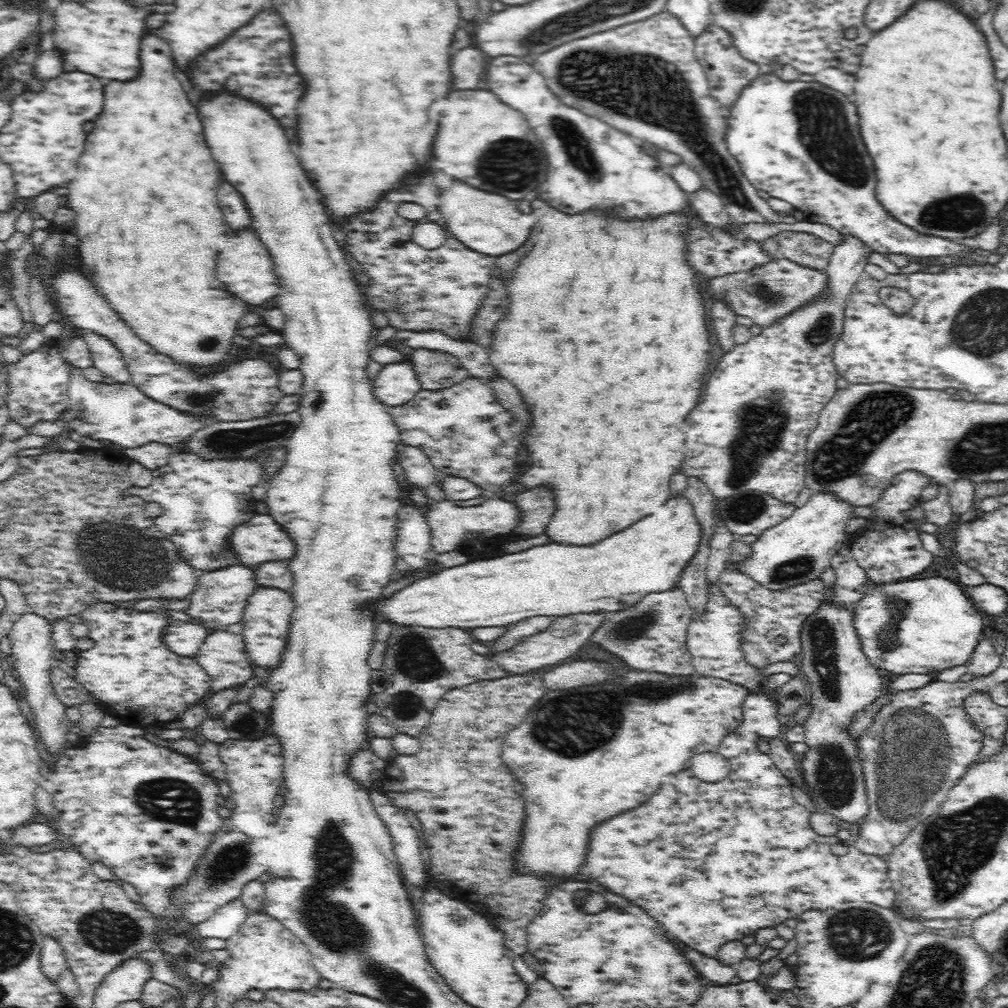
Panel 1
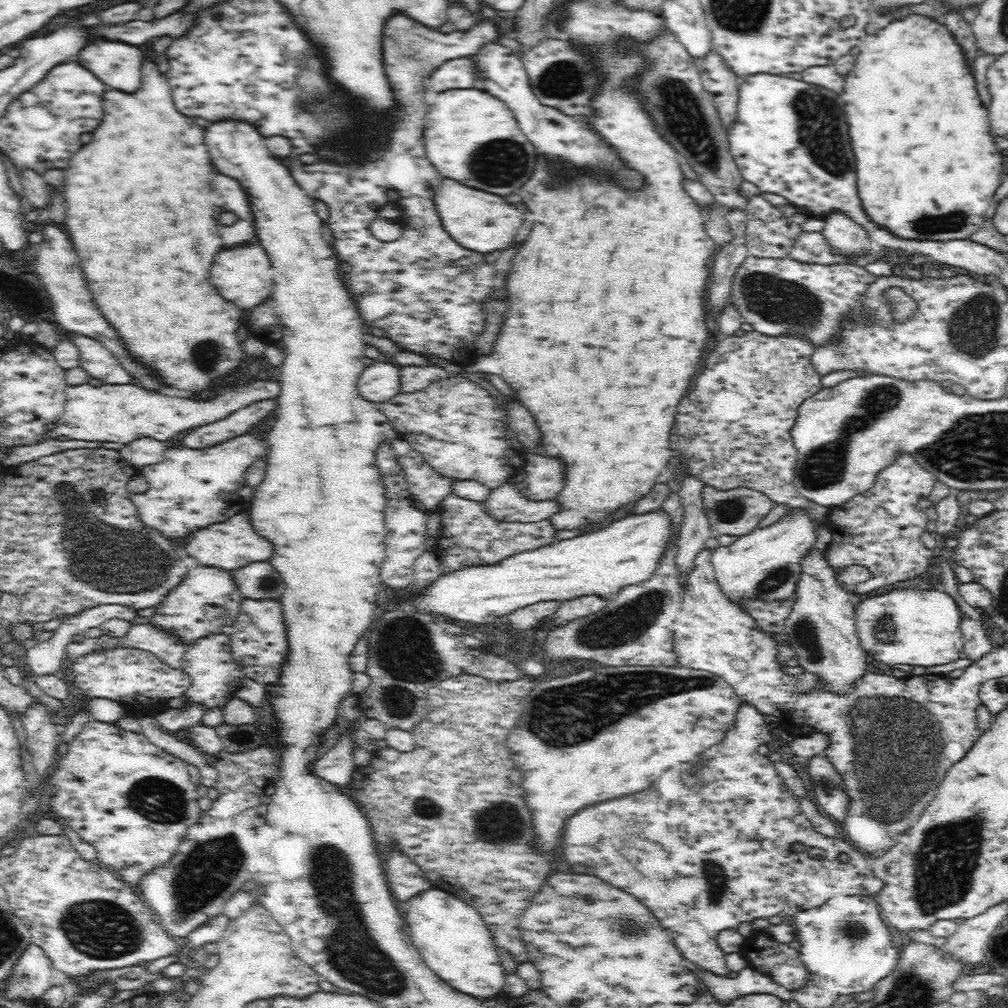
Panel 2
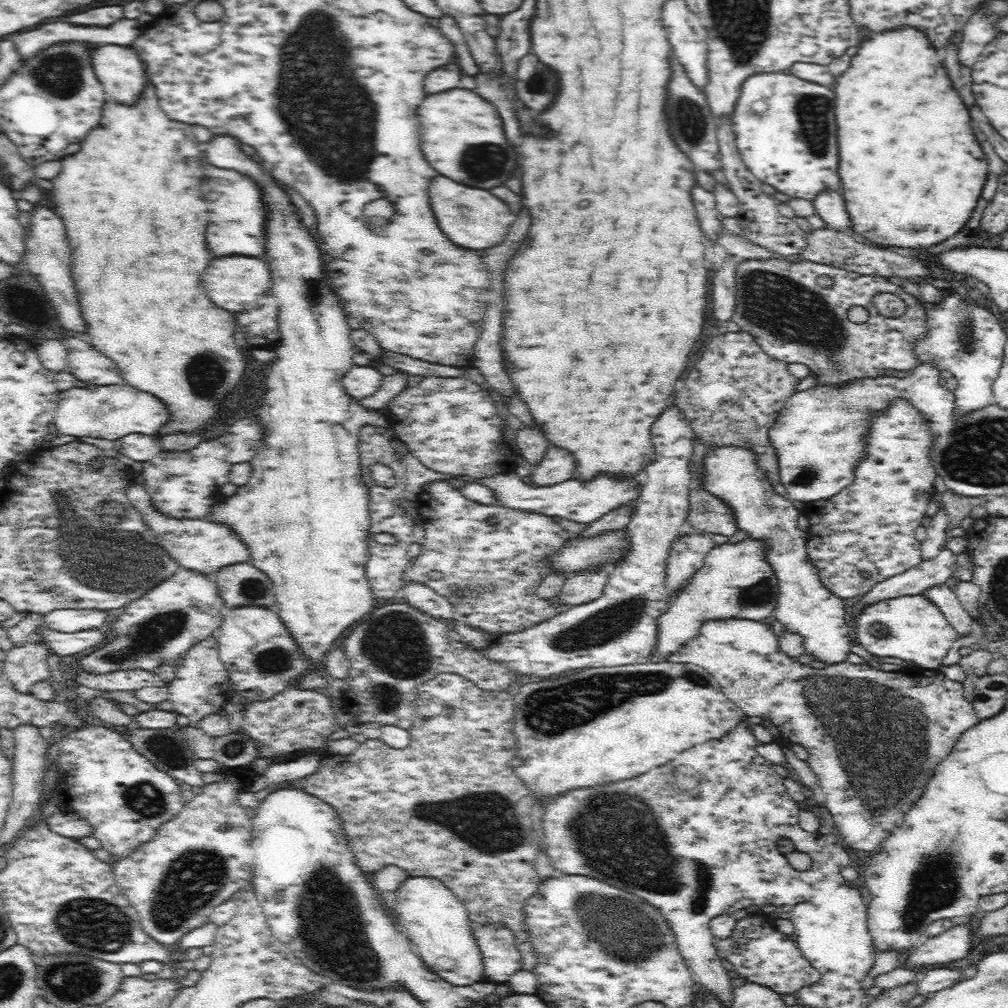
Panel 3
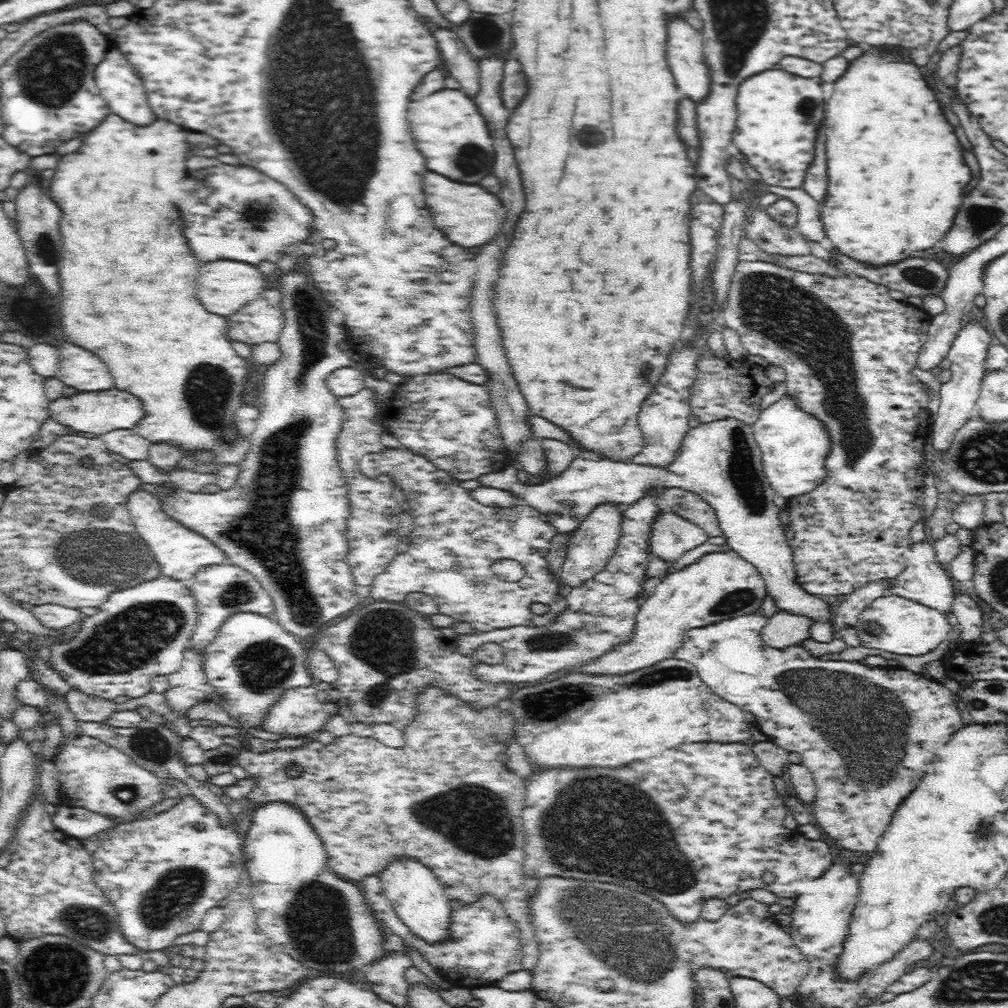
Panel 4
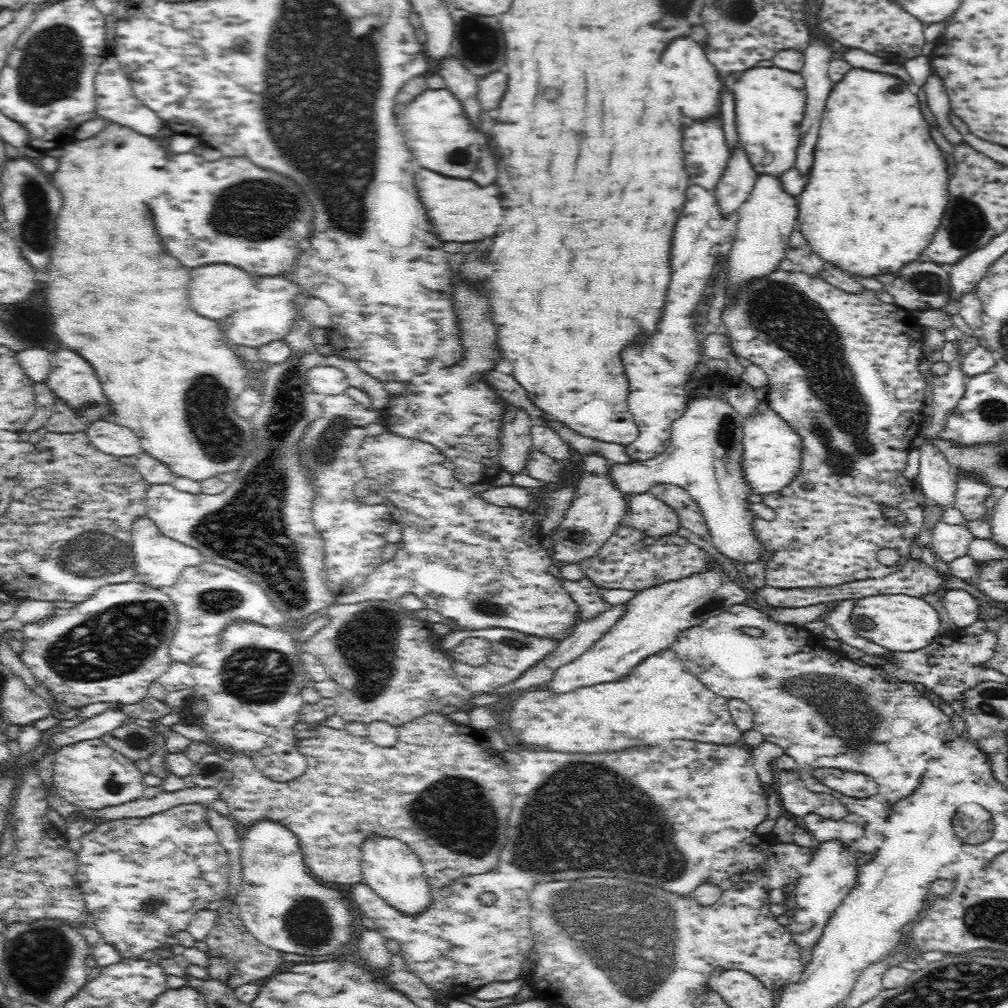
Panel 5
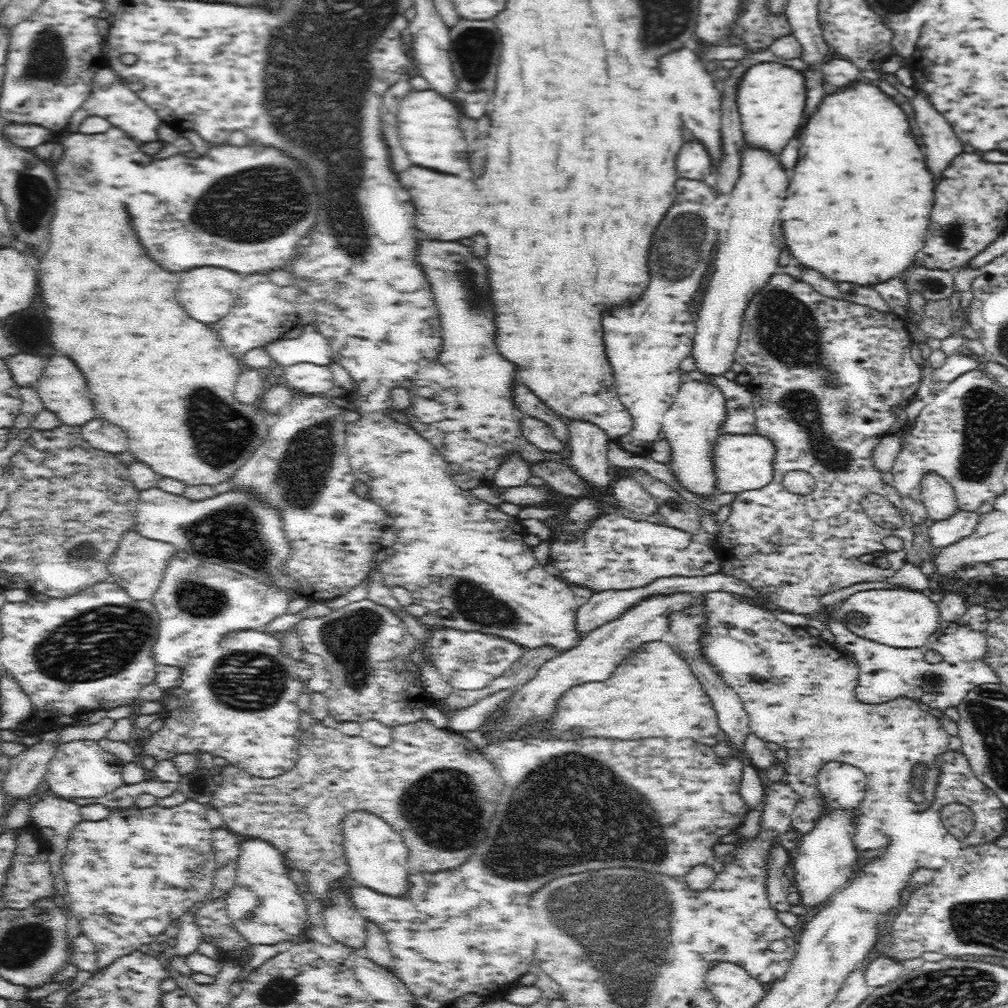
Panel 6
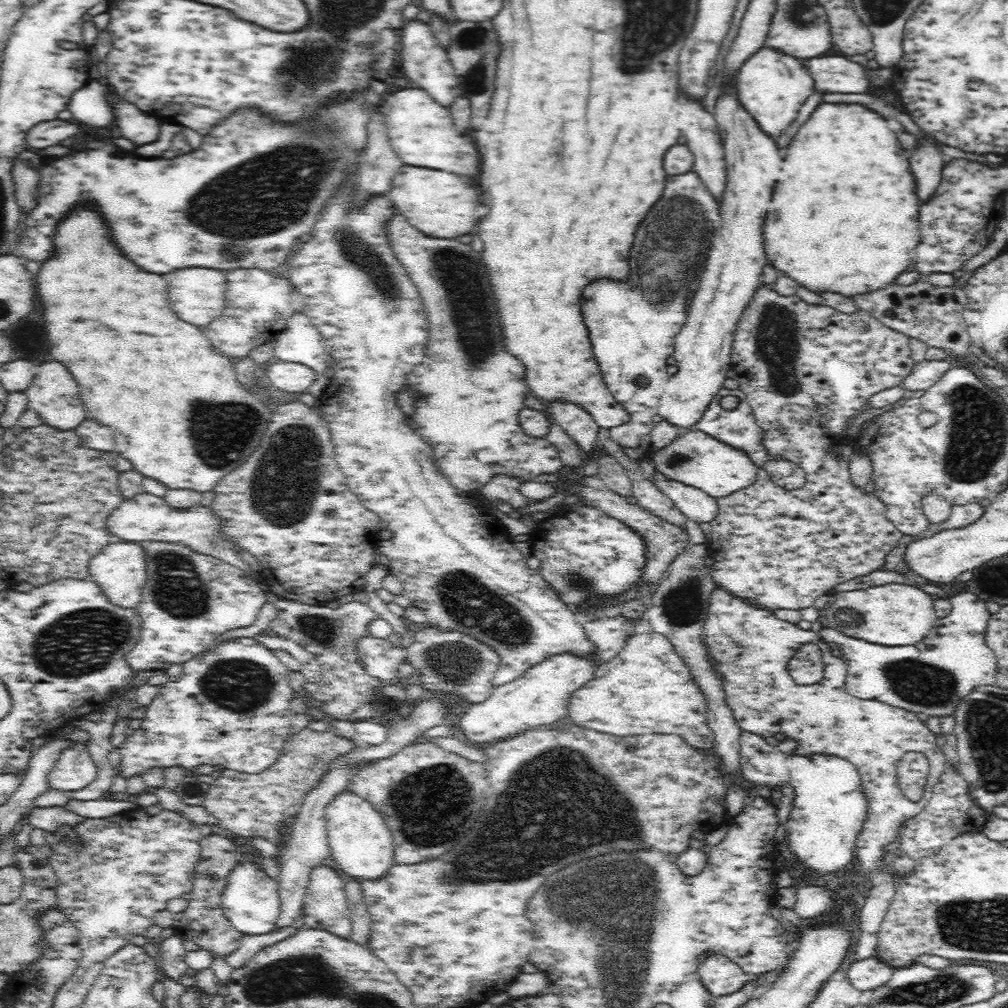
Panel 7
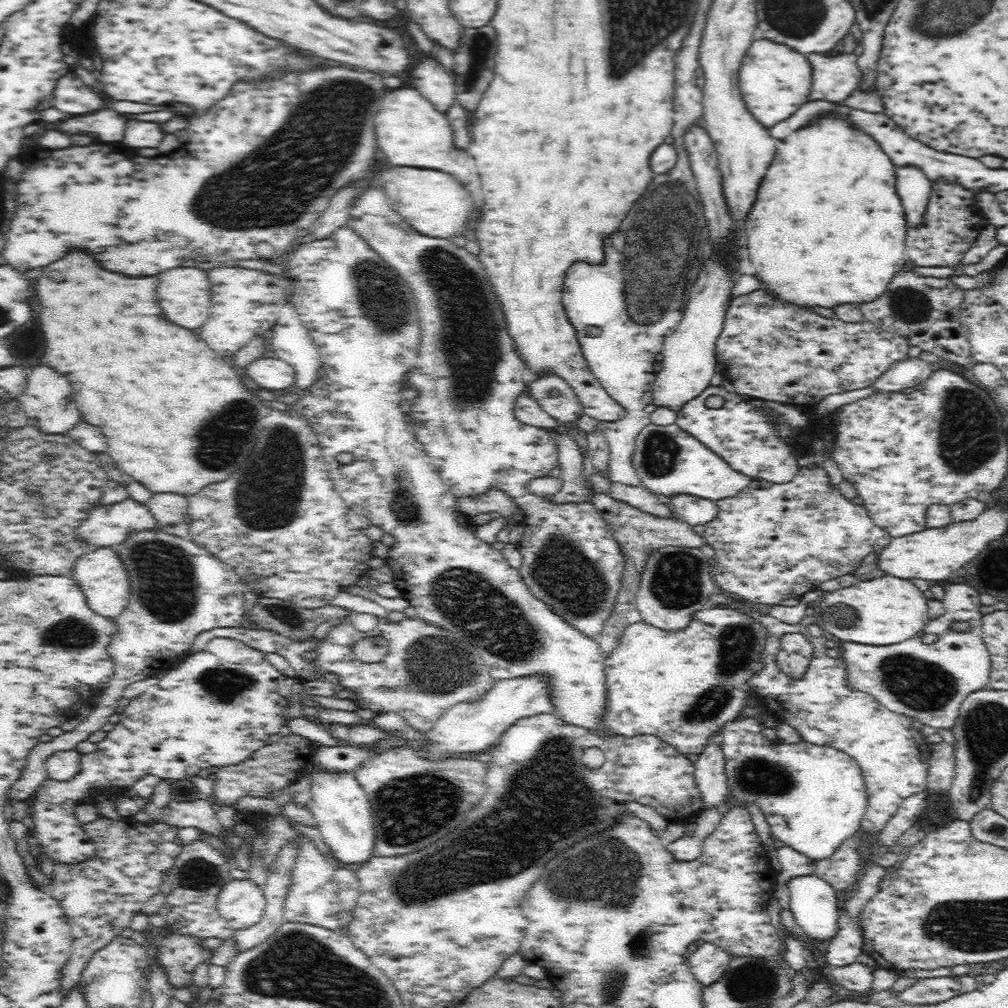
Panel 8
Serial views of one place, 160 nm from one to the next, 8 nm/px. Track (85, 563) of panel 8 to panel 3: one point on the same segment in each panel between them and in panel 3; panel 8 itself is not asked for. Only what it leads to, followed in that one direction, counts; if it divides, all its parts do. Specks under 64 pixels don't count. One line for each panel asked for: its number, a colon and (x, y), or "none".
3: (201, 546)
4: (179, 553)
5: (157, 561)
6: (137, 565)
7: (118, 570)

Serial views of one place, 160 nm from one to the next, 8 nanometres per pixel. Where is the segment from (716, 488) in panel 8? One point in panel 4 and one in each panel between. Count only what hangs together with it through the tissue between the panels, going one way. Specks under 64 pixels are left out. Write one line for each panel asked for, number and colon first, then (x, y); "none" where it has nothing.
4: (793, 445)
5: (769, 458)
6: (740, 463)
7: (692, 458)

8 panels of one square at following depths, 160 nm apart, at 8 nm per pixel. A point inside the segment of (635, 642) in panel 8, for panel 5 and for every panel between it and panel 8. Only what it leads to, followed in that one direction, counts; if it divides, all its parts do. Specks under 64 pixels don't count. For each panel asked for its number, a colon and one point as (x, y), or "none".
5: (659, 698)
6: (652, 692)
7: (646, 688)

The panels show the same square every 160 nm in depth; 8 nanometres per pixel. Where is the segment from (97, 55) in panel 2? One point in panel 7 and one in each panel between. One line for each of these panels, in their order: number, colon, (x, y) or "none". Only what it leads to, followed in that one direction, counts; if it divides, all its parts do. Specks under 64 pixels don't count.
3: (118, 69)
4: (121, 88)
5: (115, 102)
6: (109, 98)
7: (139, 128)

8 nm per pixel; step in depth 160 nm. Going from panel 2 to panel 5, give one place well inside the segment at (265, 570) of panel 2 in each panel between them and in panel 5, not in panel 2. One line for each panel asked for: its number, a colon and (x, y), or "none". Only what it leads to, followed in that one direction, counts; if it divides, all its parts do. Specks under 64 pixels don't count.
3: (238, 585)
4: (218, 591)
5: (207, 598)

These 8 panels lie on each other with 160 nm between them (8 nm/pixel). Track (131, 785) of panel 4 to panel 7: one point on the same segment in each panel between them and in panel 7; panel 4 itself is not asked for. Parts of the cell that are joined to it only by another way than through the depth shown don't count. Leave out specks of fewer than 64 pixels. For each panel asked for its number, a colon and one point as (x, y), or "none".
5: (88, 774)
6: (81, 768)
7: (74, 769)

